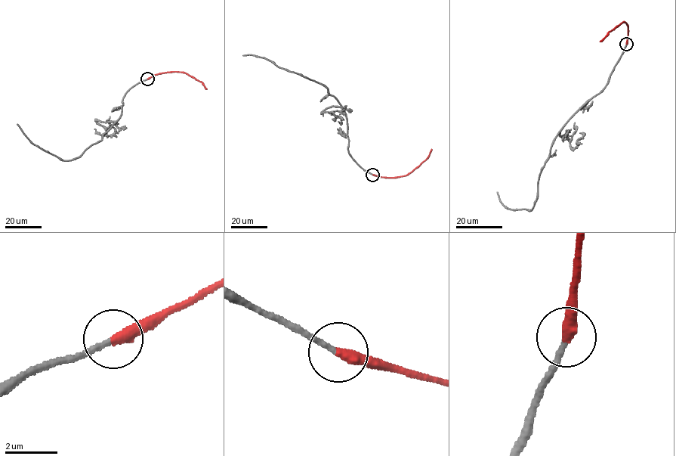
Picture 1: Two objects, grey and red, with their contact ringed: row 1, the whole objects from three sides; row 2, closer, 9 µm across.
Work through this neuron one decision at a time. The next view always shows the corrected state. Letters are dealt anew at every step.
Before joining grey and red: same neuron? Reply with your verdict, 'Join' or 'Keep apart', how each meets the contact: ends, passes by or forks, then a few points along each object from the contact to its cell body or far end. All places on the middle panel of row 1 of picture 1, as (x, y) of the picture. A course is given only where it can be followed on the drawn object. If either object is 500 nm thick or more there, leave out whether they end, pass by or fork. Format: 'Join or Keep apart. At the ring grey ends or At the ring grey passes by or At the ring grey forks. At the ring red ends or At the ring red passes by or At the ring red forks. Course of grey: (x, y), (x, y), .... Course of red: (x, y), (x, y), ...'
Join. At the ring grey ends. At the ring red ends. Course of grey: (372, 175), (359, 166), (348, 152), (347, 119), (344, 111), (326, 87), (279, 67), (262, 57), (243, 55). Course of red: (372, 175), (389, 178), (408, 175), (424, 161), (431, 149)

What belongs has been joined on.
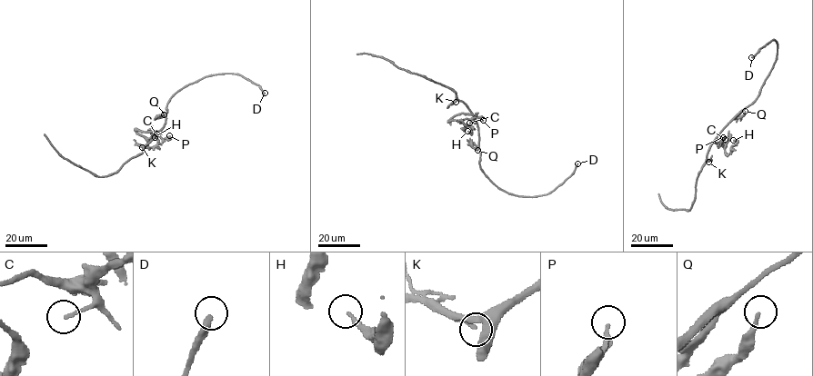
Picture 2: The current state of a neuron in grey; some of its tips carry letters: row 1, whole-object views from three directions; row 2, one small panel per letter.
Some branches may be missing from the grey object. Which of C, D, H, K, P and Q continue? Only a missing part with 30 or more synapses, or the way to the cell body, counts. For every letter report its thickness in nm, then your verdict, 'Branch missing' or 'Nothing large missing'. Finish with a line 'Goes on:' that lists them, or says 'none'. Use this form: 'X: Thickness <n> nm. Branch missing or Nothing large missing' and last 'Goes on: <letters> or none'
C: Thickness 130 nm. Nothing large missing
D: Thickness 320 nm. Branch missing
H: Thickness 160 nm. Nothing large missing
K: Thickness 120 nm. Nothing large missing
P: Thickness 200 nm. Nothing large missing
Q: Thickness 220 nm. Nothing large missing
Goes on: D

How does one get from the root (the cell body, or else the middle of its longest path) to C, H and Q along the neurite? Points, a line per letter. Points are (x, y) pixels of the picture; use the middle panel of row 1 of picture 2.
C: (477, 126), (471, 114), (459, 113), (449, 120), (467, 118), (472, 121), (469, 123)
H: (477, 126), (471, 114), (459, 113), (449, 120), (460, 119), (472, 128), (471, 133), (467, 131)
Q: (477, 126), (478, 144), (470, 143), (477, 150)

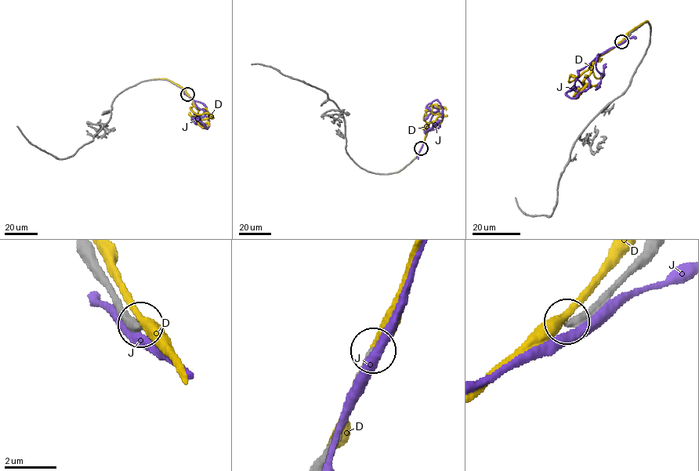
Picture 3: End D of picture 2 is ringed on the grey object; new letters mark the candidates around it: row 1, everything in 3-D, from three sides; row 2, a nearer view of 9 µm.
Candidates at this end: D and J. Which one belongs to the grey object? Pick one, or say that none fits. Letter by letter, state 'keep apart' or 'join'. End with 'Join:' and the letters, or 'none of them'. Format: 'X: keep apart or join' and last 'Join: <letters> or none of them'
D: keep apart
J: keep apart
Join: none of them

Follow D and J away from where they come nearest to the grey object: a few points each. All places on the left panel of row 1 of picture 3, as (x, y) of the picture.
D: (186, 94), (193, 106), (208, 112), (209, 117), (198, 124), (204, 128), (208, 126), (208, 123), (199, 122)
J: (186, 94), (204, 112), (205, 115), (198, 120), (207, 128), (208, 120), (206, 117)

